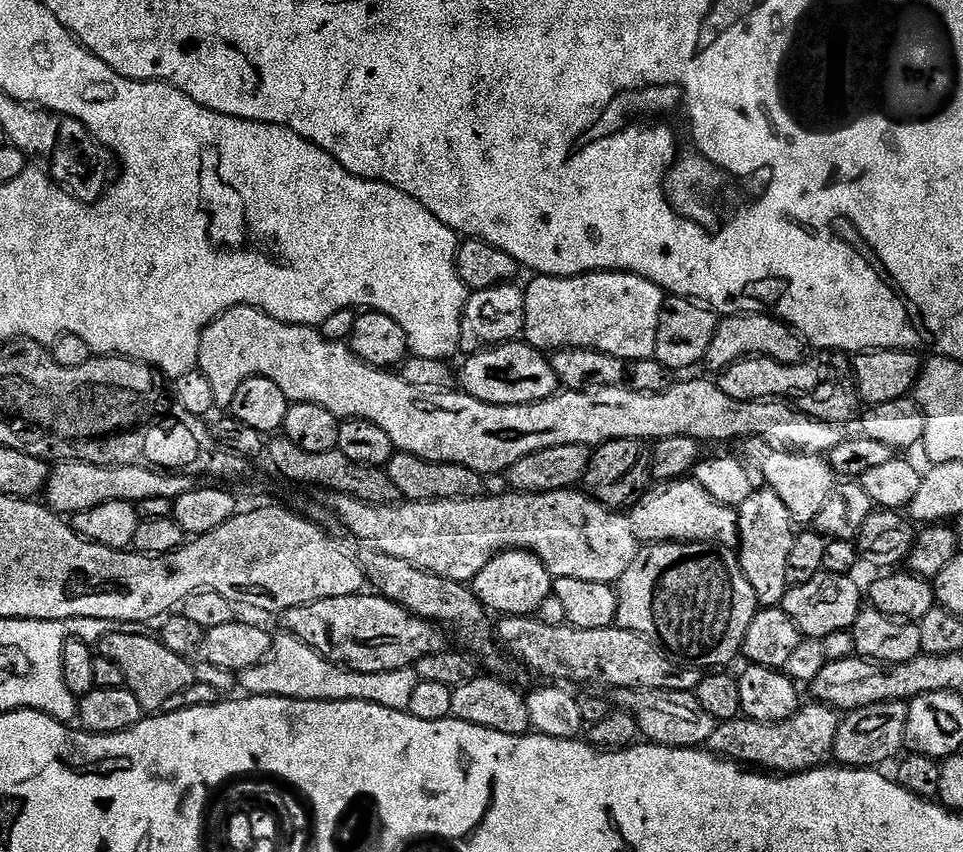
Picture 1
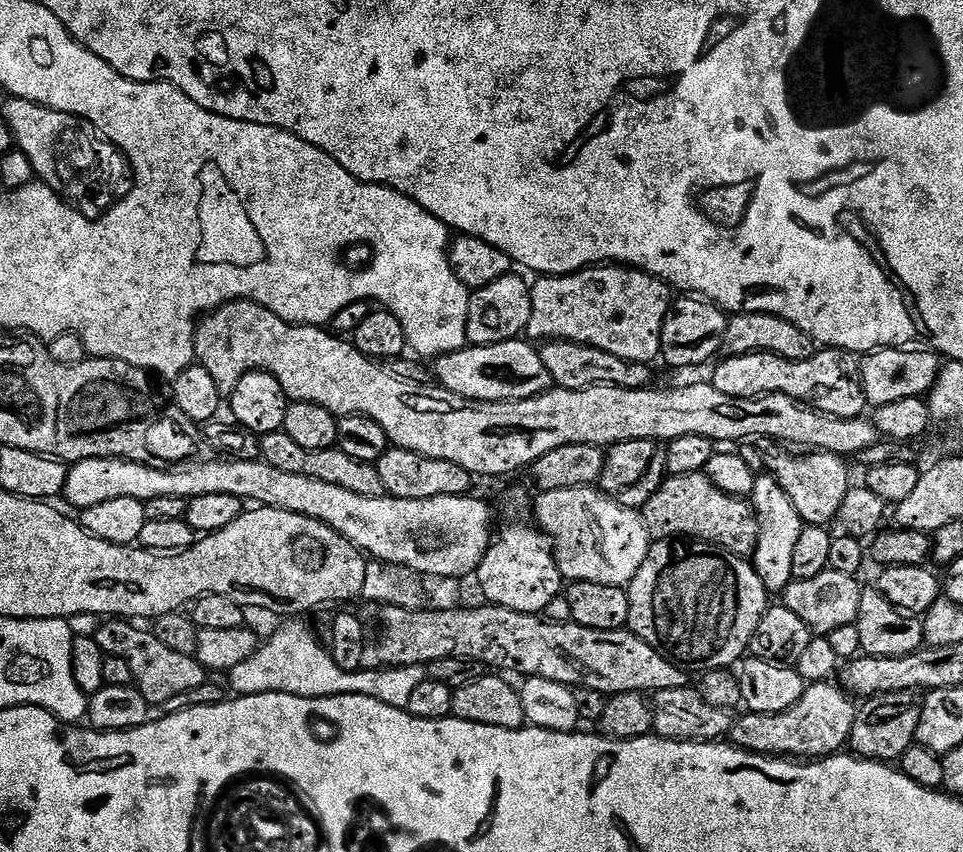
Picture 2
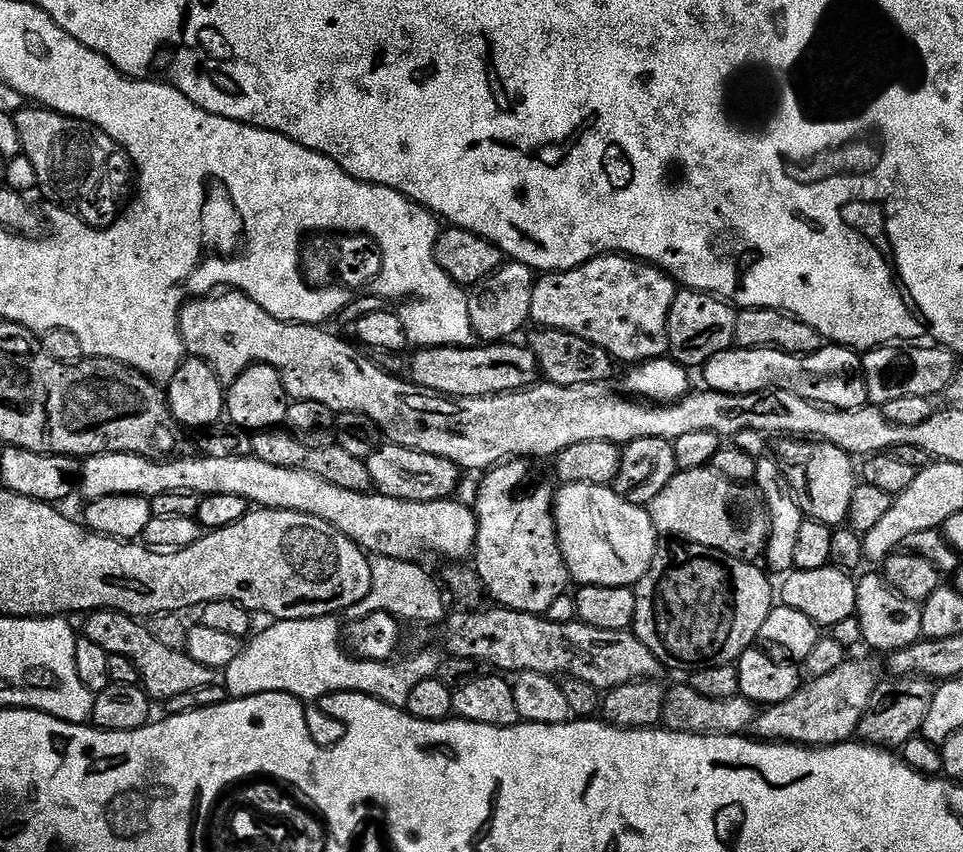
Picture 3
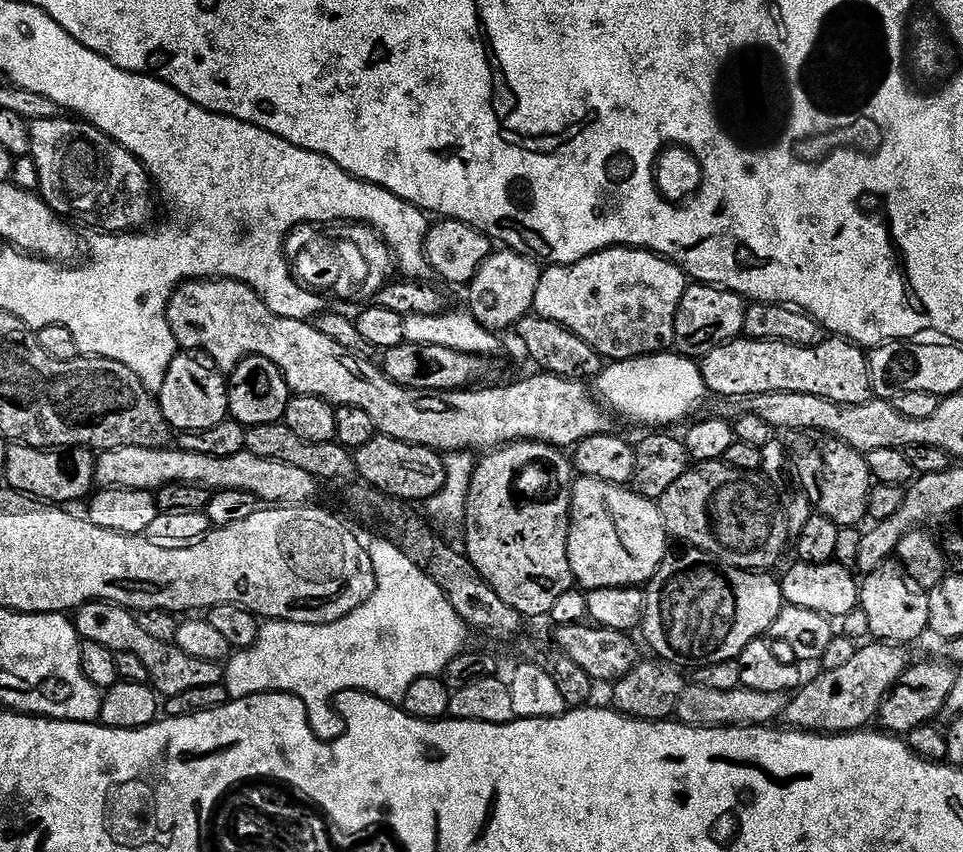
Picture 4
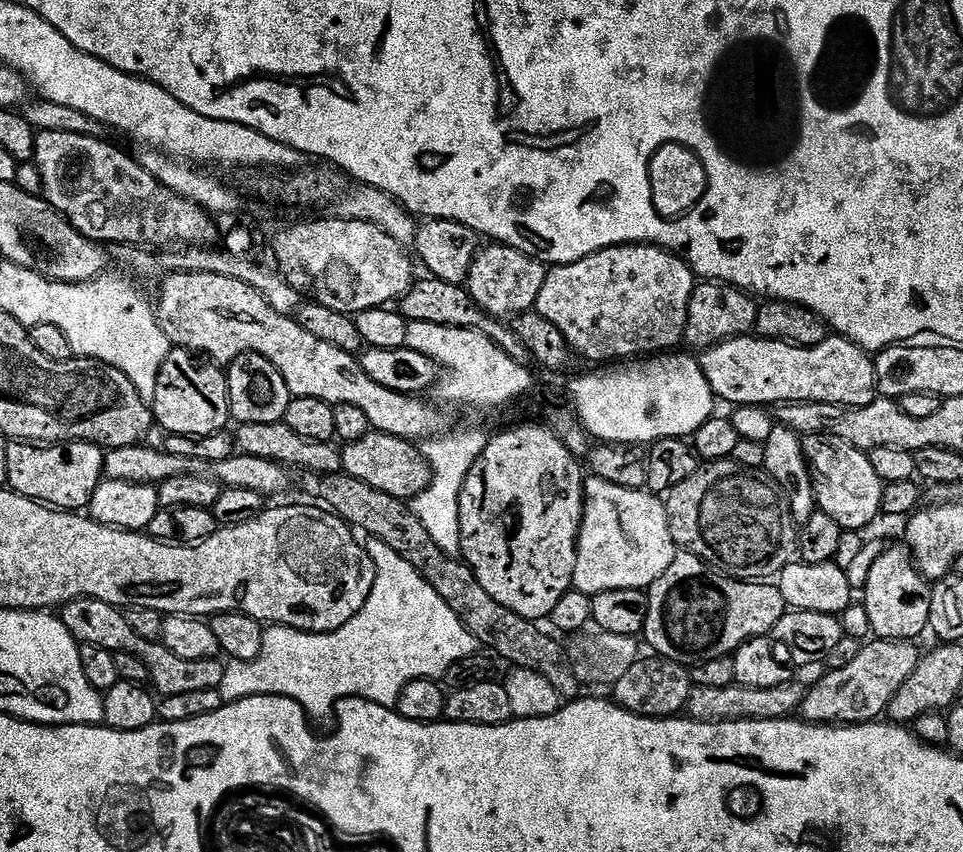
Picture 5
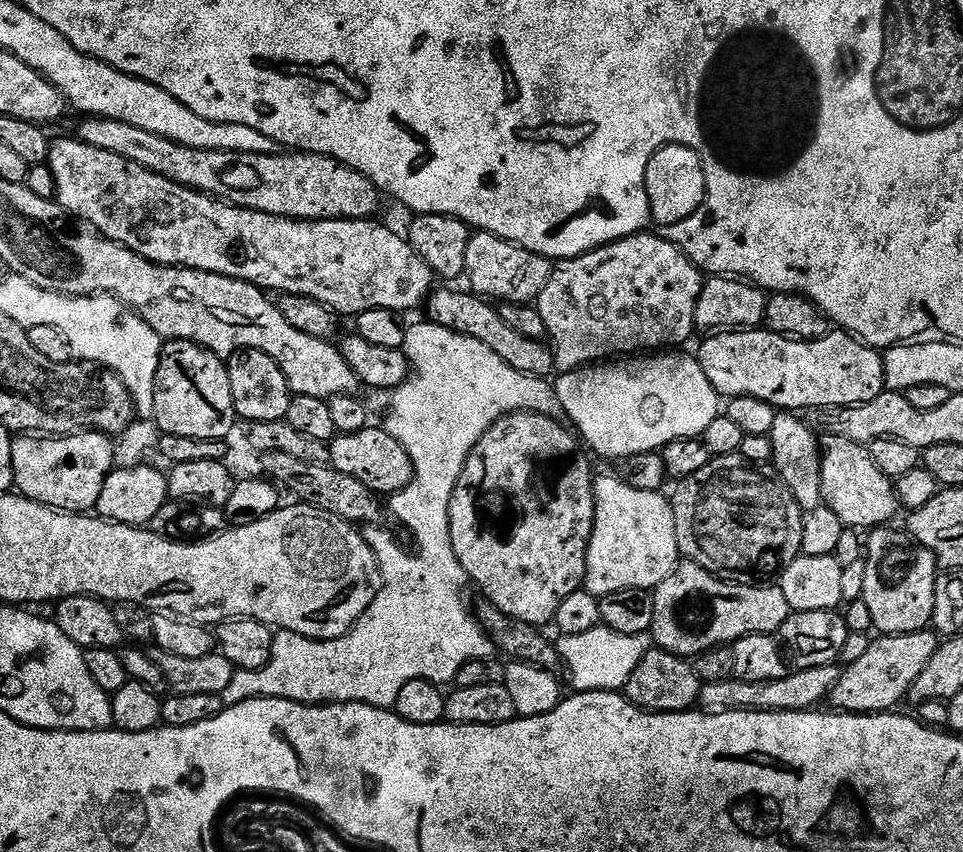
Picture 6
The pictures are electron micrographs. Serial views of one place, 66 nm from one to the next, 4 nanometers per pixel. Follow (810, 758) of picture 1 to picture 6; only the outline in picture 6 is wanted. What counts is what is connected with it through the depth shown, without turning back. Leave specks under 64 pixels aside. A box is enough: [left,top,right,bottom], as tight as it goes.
[830,631,938,716]

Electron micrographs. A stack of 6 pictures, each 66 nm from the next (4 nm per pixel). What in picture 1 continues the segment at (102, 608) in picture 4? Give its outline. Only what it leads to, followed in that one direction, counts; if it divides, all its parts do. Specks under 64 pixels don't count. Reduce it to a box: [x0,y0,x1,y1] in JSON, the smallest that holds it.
[98,630,197,714]

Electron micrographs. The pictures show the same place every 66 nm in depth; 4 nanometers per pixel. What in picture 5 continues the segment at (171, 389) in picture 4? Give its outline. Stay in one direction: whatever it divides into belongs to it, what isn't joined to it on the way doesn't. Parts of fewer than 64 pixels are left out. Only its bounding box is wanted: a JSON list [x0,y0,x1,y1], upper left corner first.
[150,347,230,436]

